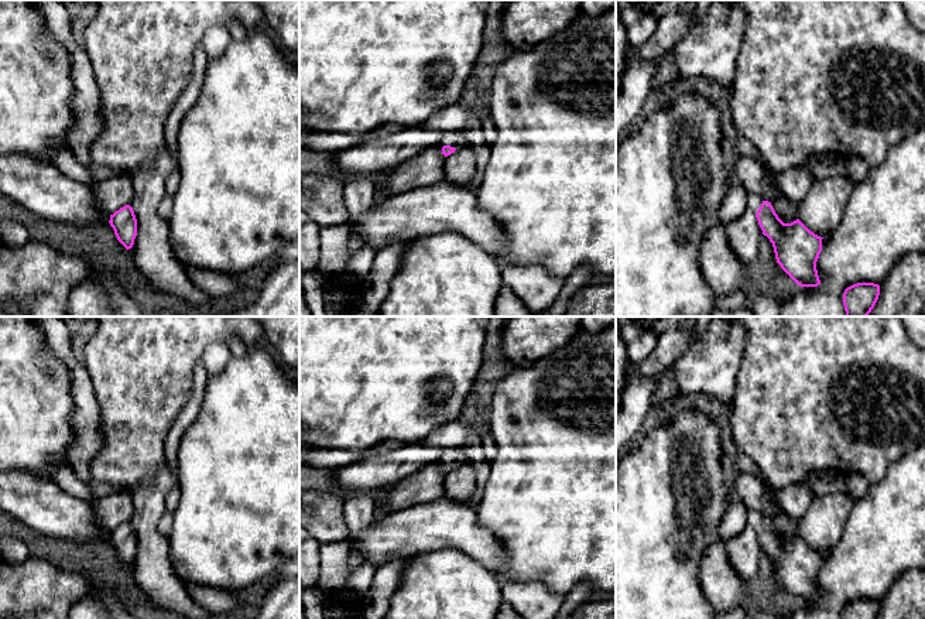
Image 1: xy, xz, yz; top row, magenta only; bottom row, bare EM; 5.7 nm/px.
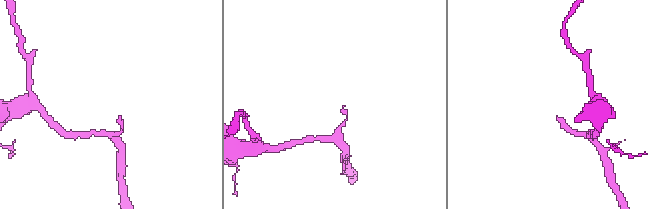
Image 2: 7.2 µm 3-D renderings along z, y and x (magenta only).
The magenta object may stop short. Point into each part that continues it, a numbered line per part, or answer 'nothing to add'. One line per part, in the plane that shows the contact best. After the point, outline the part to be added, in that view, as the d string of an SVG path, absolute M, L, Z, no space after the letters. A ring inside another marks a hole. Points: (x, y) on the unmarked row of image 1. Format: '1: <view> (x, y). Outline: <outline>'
1: xz (454, 455). Outline: M458 448L445 449L445 452L441 456L442 462L450 462L455 465L466 464L466 458L463 452Z

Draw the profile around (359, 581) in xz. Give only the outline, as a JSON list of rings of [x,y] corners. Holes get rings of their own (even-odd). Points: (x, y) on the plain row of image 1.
[[[356,561],[343,589],[357,599],[363,599],[371,586],[374,572],[376,567],[366,561]]]

